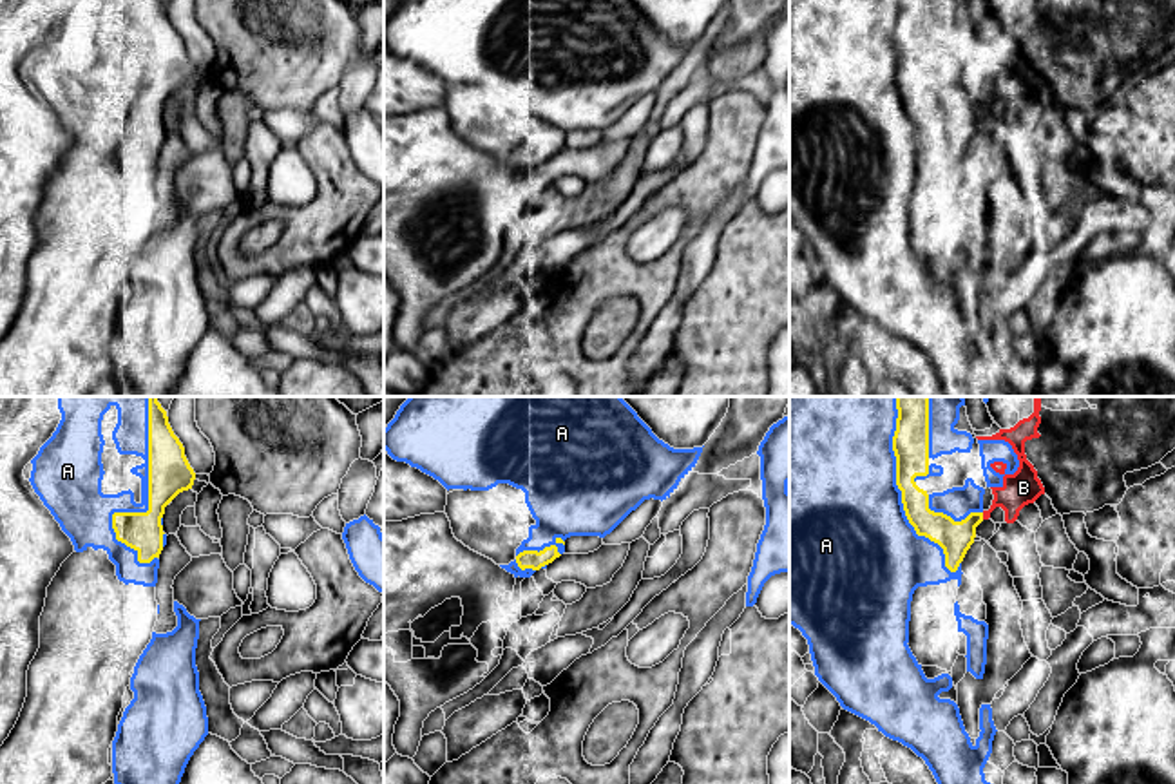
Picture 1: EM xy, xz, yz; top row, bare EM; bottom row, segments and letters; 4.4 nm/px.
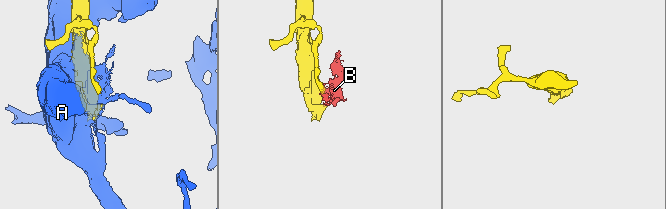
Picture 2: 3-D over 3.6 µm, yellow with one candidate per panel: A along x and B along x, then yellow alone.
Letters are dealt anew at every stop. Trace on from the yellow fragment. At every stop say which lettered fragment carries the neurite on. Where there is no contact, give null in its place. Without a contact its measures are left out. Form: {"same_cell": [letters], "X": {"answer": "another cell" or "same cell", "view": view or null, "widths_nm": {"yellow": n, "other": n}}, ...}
{"same_cell": [], "A": {"answer": "another cell", "view": "xy", "widths_nm": {"yellow": 190, "other": 160}}, "B": {"answer": "another cell", "view": "yz", "widths_nm": {"yellow": 150, "other": 150}}}

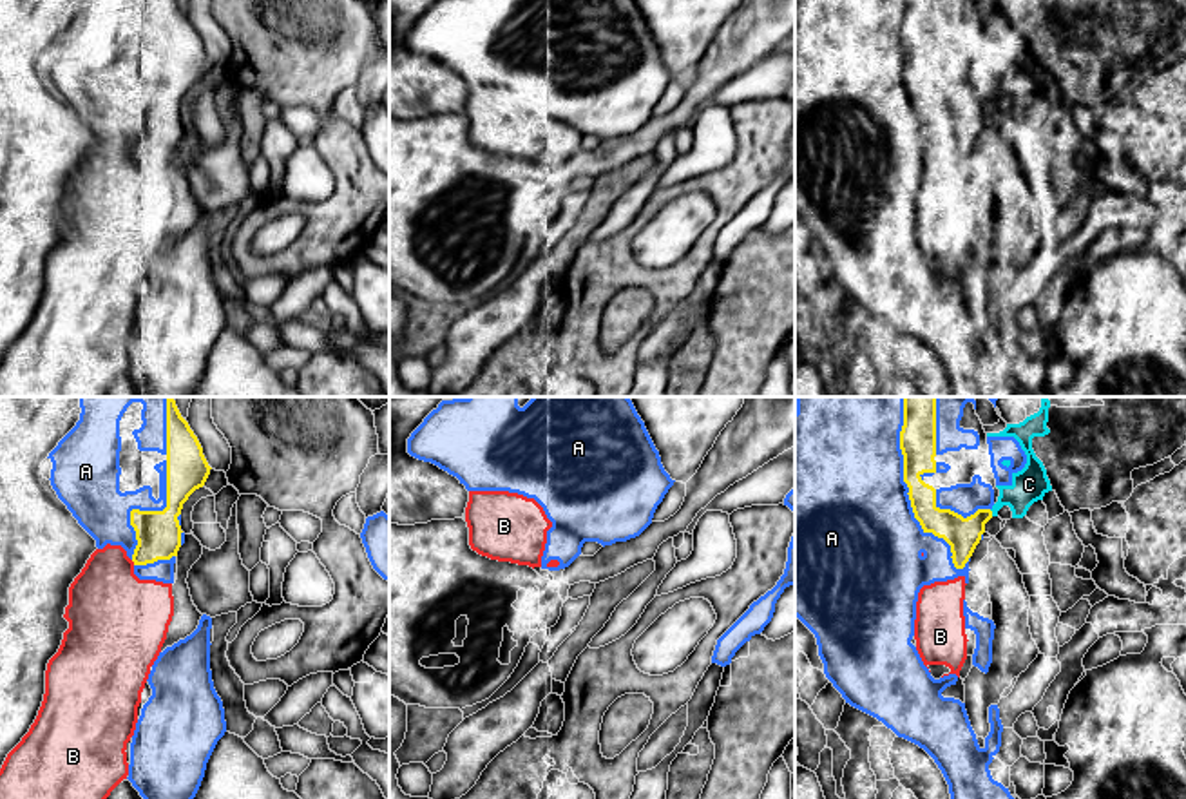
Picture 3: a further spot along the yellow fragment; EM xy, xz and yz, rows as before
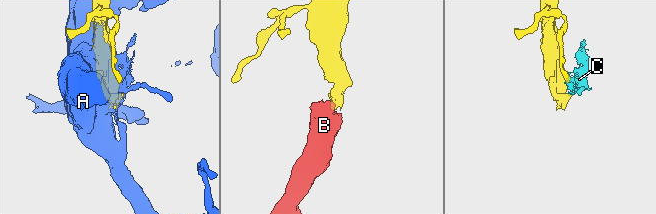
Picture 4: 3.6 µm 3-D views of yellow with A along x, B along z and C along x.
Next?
{"same_cell": ["B"], "A": {"answer": "another cell", "view": "yz", "widths_nm": {"yellow": 160, "other": 480}}, "B": {"answer": "same cell", "view": "xy", "widths_nm": {"yellow": 200, "other": 380}}, "C": {"answer": "another cell", "view": "yz", "widths_nm": {"yellow": 150, "other": 150}}}

